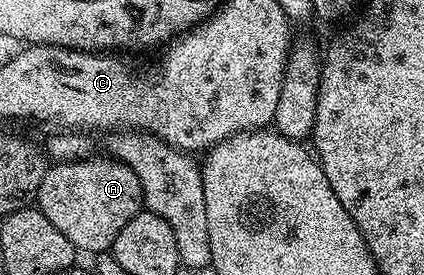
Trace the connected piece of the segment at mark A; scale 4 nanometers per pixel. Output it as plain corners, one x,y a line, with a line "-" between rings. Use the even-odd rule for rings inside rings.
96,154
91,158
72,160
68,163
53,163
42,178
41,188
35,199
41,214
50,218
53,226
62,230
62,234
66,234
66,238
70,238
70,242
81,253
99,254
109,251
118,234
122,234
122,226
126,226
126,222
130,222
130,218
137,216
144,208
142,182
138,174
134,174
134,170
130,170
130,166
121,160
107,159
103,160

